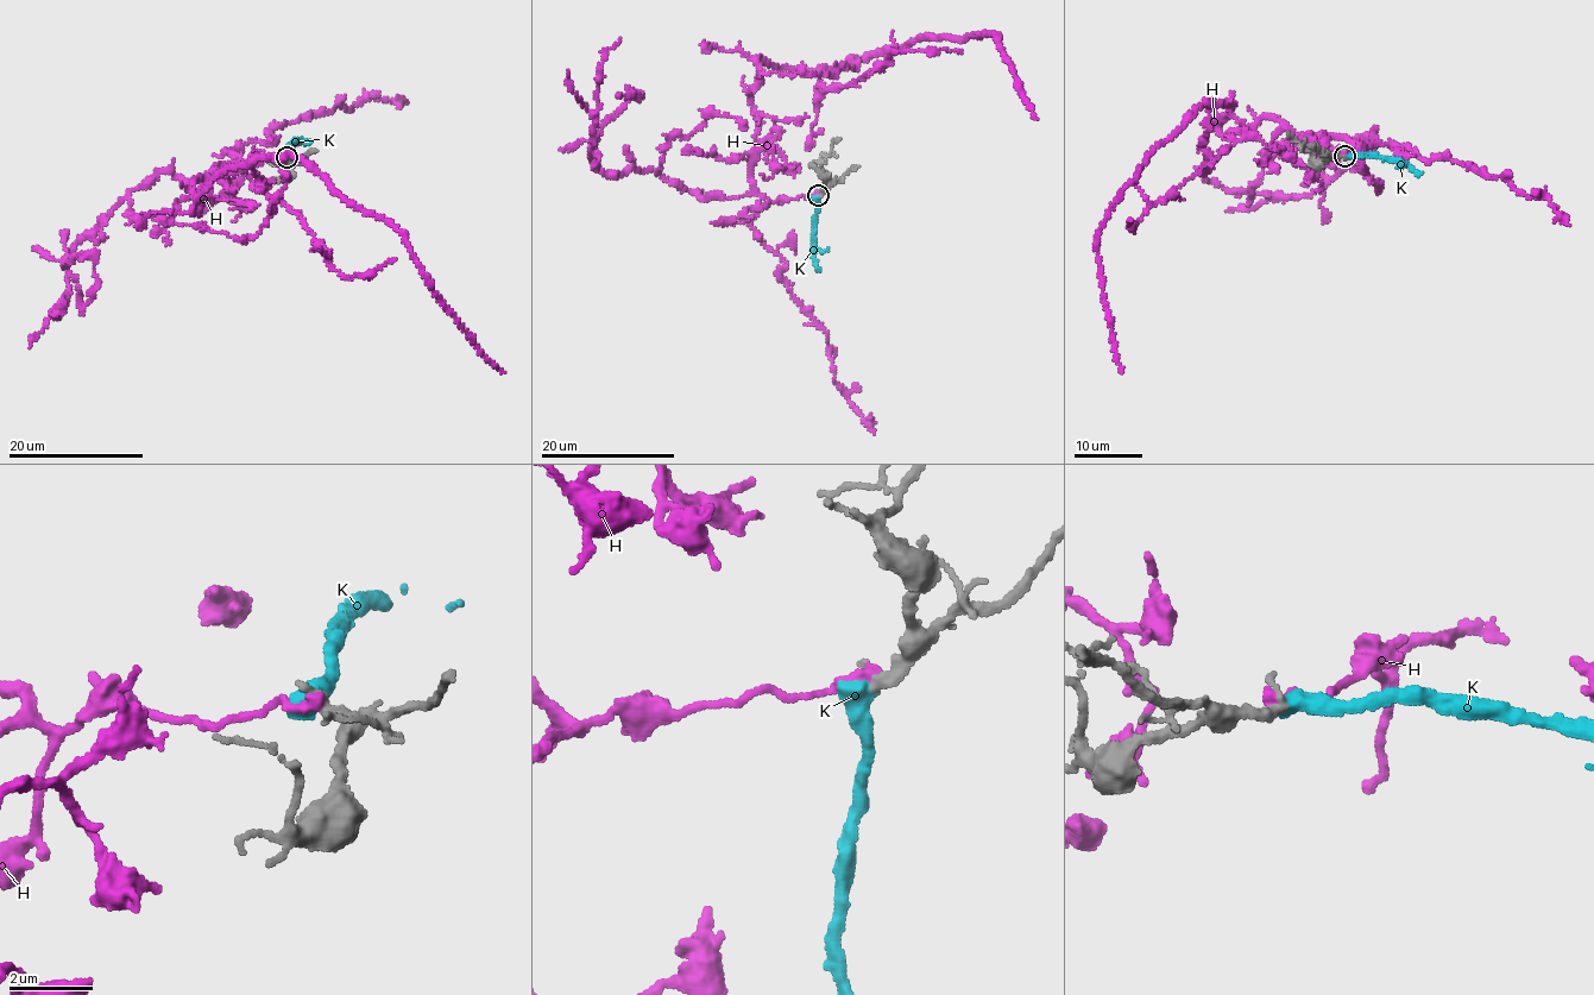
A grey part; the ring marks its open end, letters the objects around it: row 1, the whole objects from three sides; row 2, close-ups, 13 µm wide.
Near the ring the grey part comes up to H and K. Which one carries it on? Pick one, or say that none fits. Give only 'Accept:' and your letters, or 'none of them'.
Accept: K

